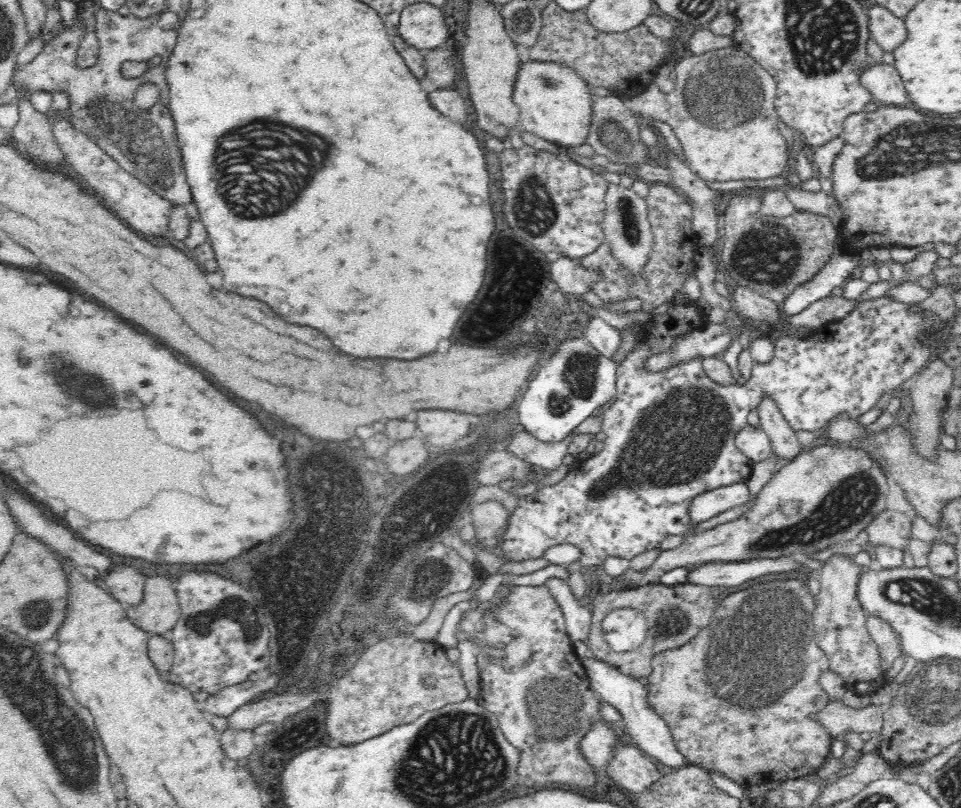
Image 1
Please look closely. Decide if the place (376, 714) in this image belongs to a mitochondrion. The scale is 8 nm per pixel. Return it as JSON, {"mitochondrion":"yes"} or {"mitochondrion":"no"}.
{"mitochondrion":"yes"}

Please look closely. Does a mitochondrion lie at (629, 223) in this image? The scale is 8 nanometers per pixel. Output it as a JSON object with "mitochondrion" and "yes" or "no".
{"mitochondrion":"yes"}

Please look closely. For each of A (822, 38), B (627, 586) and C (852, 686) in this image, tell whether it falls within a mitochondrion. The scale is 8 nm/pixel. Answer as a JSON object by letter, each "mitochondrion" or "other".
{"A":"mitochondrion","B":"other","C":"other"}

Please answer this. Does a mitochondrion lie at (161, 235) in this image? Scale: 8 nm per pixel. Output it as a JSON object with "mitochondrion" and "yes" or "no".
{"mitochondrion":"no"}

